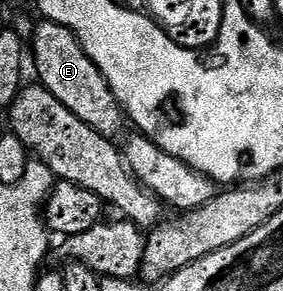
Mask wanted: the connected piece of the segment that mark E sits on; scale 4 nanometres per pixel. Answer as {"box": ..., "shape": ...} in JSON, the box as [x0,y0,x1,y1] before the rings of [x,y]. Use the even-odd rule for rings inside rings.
{"box":[34,18,124,141],"shape":[[[43,18],[34,28],[34,71],[38,74],[37,82],[60,101],[67,109],[72,109],[84,125],[92,125],[96,133],[100,133],[111,141],[117,140],[123,134],[124,112],[116,101],[104,73],[88,57],[88,53],[80,45],[71,27],[60,25],[56,21]]]}

